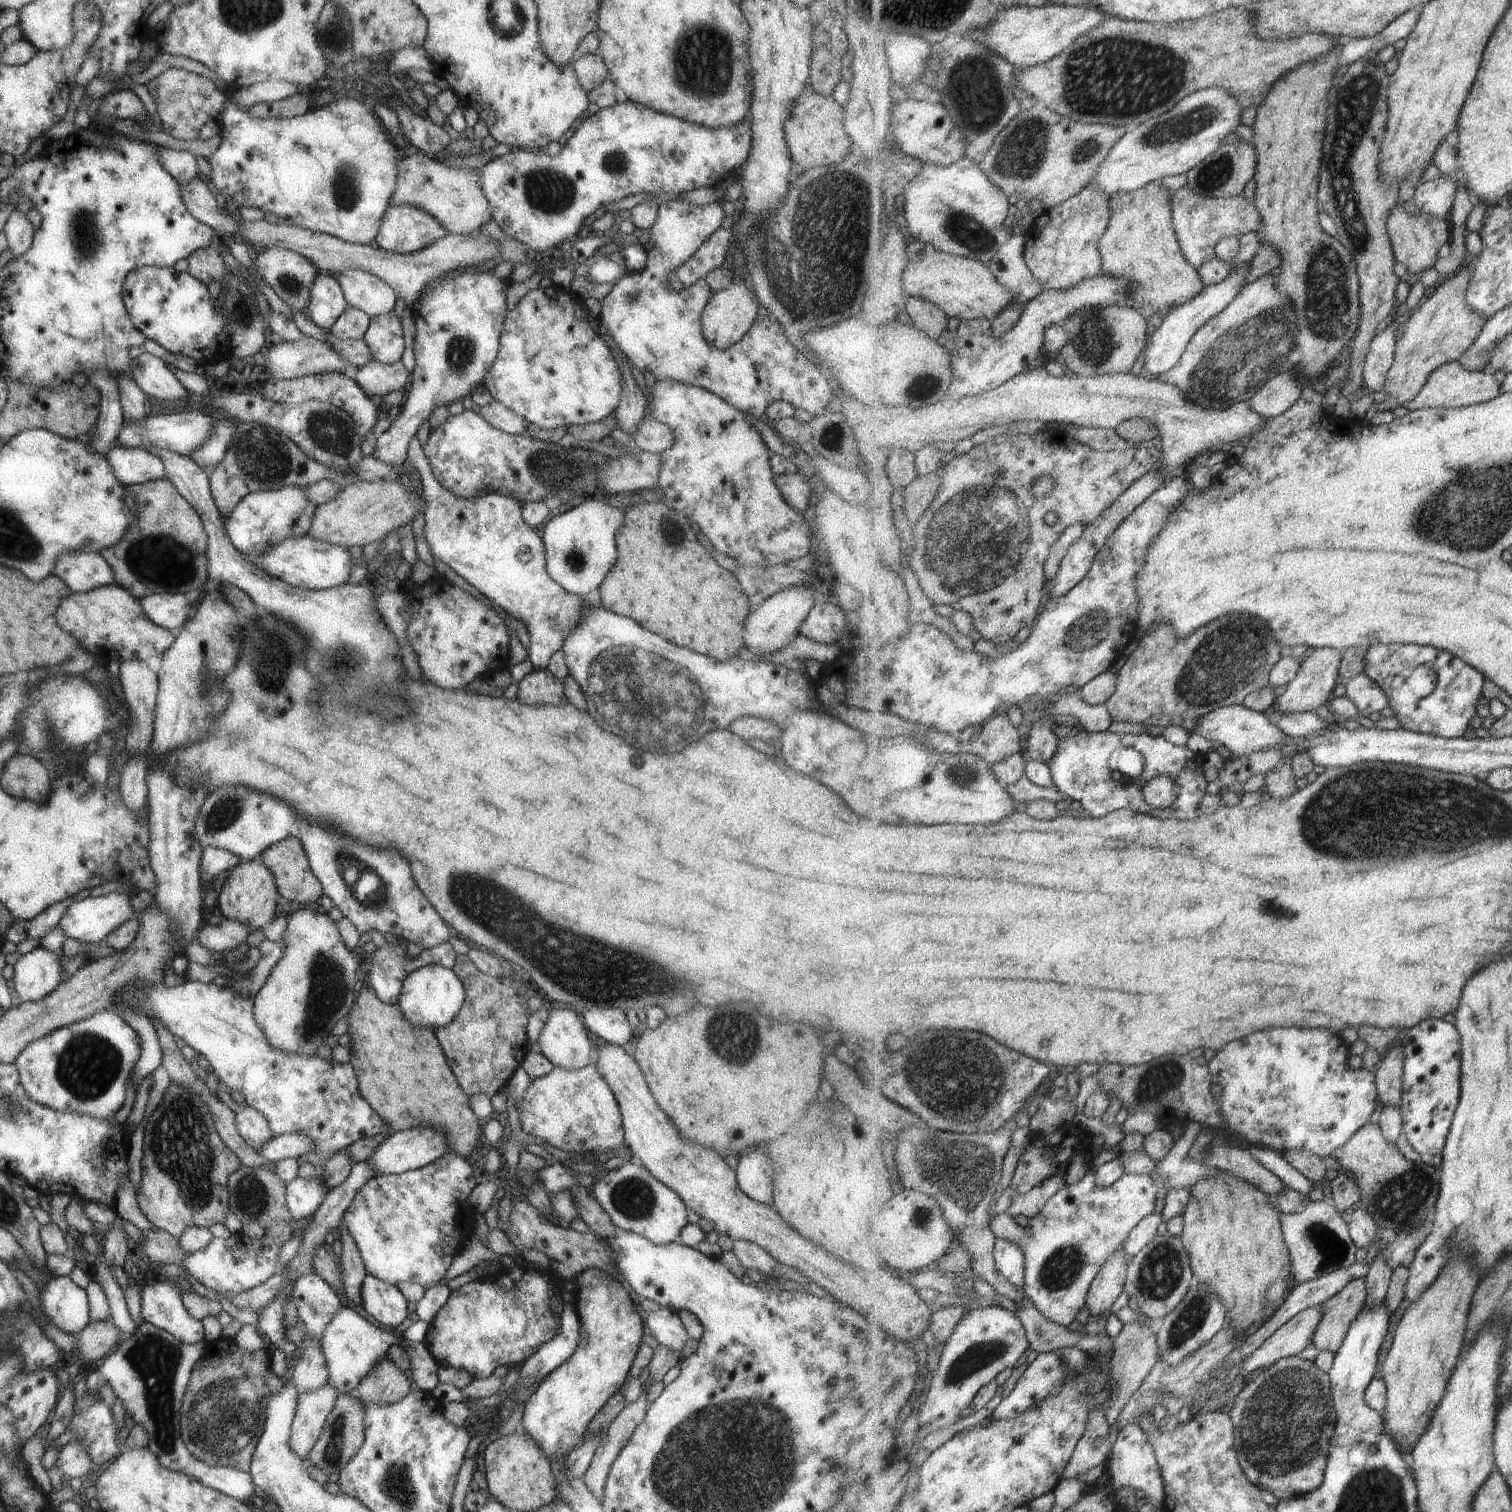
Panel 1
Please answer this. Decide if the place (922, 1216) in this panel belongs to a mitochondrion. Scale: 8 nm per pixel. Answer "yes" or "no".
yes

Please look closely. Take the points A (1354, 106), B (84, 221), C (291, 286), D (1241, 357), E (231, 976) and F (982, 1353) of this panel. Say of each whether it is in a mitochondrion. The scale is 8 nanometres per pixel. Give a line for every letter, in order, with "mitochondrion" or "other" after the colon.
A: mitochondrion
B: mitochondrion
C: mitochondrion
D: mitochondrion
E: other
F: mitochondrion

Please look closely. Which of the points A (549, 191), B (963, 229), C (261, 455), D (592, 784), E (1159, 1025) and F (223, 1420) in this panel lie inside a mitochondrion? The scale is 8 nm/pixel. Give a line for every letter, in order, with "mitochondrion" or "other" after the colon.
A: mitochondrion
B: mitochondrion
C: mitochondrion
D: other
E: other
F: mitochondrion

